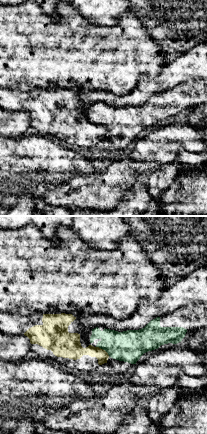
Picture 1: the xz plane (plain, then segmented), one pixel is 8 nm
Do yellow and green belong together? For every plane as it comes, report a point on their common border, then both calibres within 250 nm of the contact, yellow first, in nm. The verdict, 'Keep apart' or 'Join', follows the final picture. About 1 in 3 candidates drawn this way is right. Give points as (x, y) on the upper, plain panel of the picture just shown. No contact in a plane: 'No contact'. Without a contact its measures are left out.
Touches yellow at (102, 125). Thickness 170 nm (yellow) against 260 nm

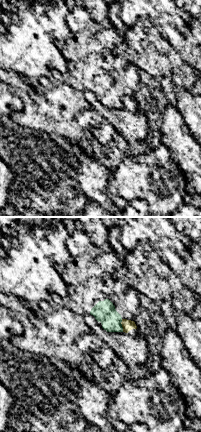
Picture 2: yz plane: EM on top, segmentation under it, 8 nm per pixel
Touches yellow at (122, 101). Thickness 90 nm (yellow) against 180 nm

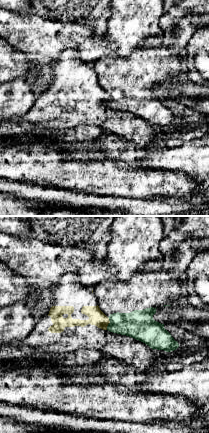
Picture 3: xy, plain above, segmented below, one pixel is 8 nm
Touches yellow at (109, 98). Thickness 130 nm (yellow) against 240 nm

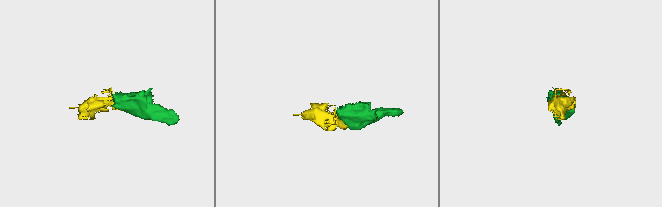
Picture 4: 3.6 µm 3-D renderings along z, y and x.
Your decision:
Keep apart

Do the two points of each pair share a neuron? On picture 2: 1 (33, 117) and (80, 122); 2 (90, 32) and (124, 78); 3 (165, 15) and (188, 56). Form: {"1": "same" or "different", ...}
{"1": "same", "2": "same", "3": "same"}

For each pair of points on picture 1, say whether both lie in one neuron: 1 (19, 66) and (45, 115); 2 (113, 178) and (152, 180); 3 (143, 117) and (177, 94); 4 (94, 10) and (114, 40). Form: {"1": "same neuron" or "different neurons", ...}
{"1": "different neurons", "2": "different neurons", "3": "same neuron", "4": "different neurons"}

